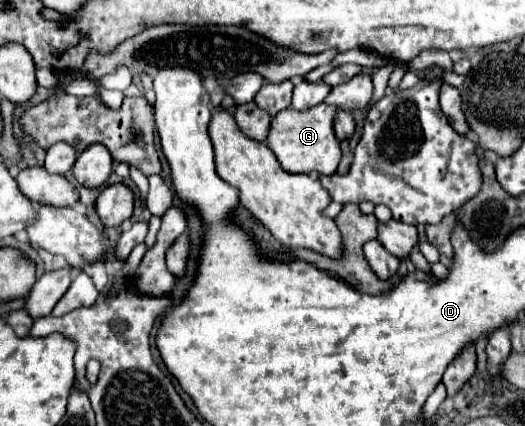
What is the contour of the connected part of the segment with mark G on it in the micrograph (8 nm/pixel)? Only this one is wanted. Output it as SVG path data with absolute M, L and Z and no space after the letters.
M327 103L315 105L307 111L297 111L293 107L283 109L271 121L267 145L275 153L277 161L287 173L319 173L333 175L341 161L341 147L333 133L333 117L337 107Z

